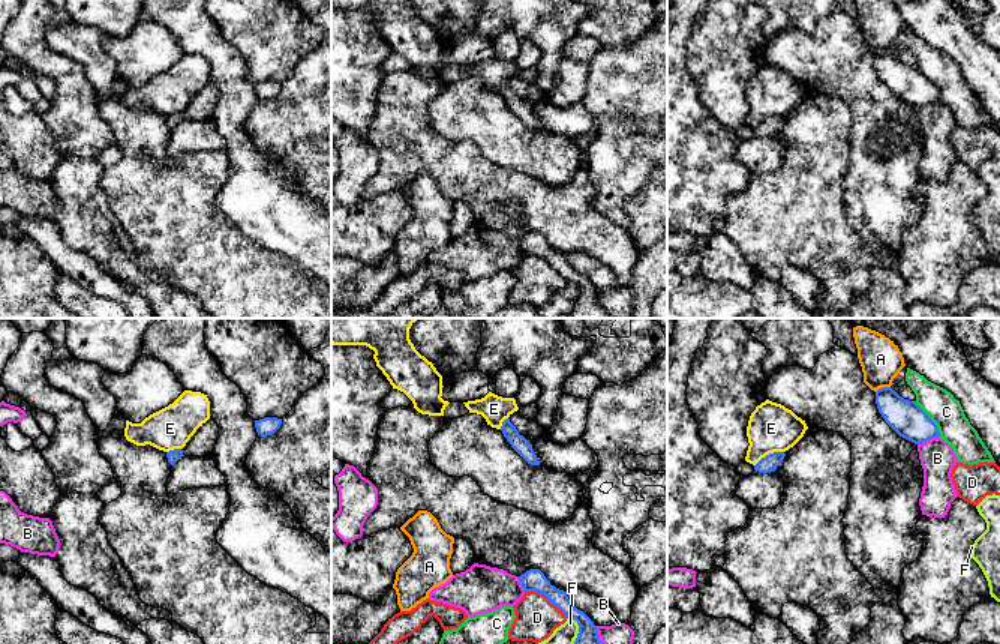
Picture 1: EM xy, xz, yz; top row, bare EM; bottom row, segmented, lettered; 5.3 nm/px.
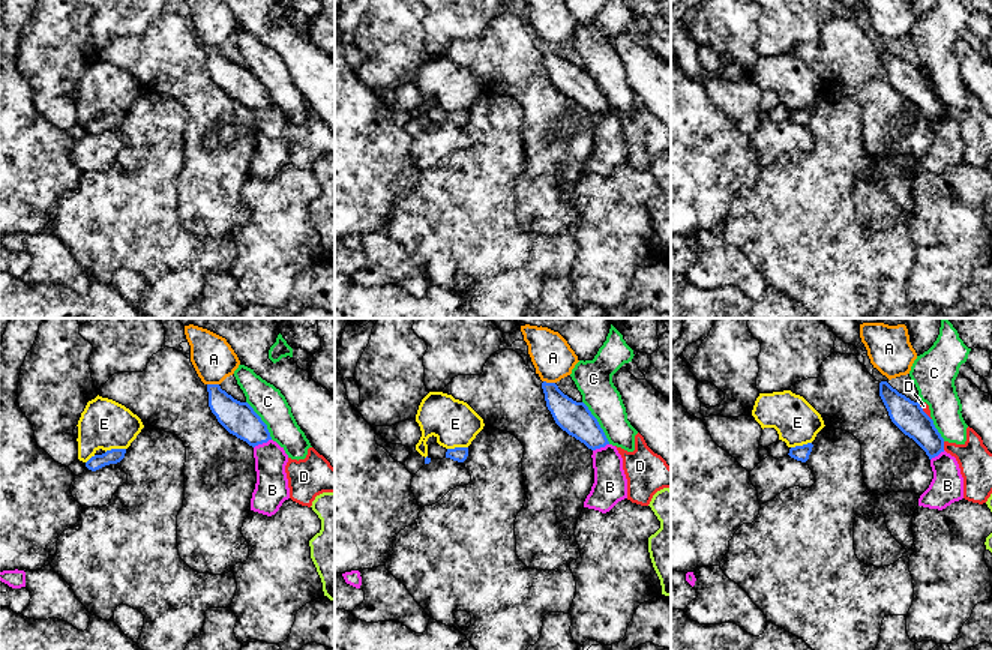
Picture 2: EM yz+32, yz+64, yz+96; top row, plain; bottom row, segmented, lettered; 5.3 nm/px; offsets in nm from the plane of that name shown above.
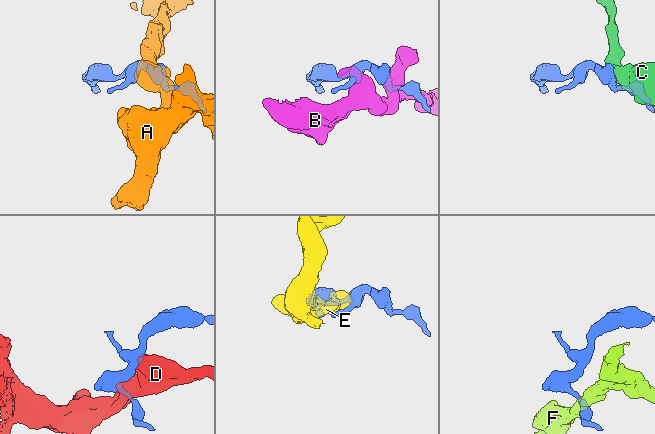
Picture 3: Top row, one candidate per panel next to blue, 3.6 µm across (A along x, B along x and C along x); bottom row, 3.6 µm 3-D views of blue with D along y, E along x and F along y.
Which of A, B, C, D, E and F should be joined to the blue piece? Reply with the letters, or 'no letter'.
no letter

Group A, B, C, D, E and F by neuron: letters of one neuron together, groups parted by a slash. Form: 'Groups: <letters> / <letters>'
Groups: A / B / C / D / E / F

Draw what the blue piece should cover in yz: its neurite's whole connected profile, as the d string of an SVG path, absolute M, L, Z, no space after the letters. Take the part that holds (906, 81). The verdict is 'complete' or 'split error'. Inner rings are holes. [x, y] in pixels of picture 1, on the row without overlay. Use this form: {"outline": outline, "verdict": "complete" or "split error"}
{"outline": "M892 51L876 56L876 68L885 86L903 102L922 108L940 101L937 89L916 68L900 60Z", "verdict": "complete"}

